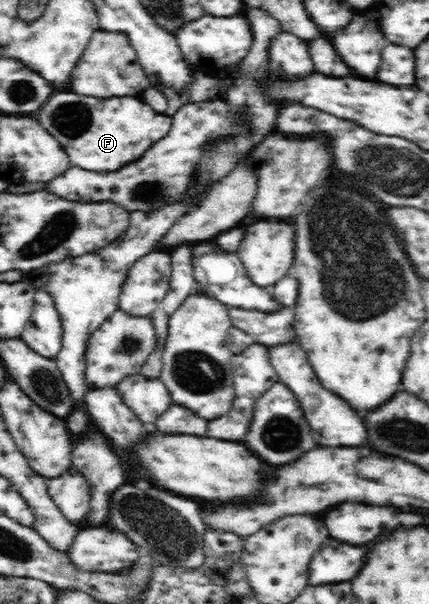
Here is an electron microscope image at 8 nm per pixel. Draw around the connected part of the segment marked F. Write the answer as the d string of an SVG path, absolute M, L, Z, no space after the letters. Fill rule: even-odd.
M58 92L42 106L42 110L38 112L38 122L63 146L74 166L80 166L84 170L114 172L138 160L144 154L144 150L152 146L152 142L164 138L171 129L172 117L157 113L139 96L88 98L74 92Z

